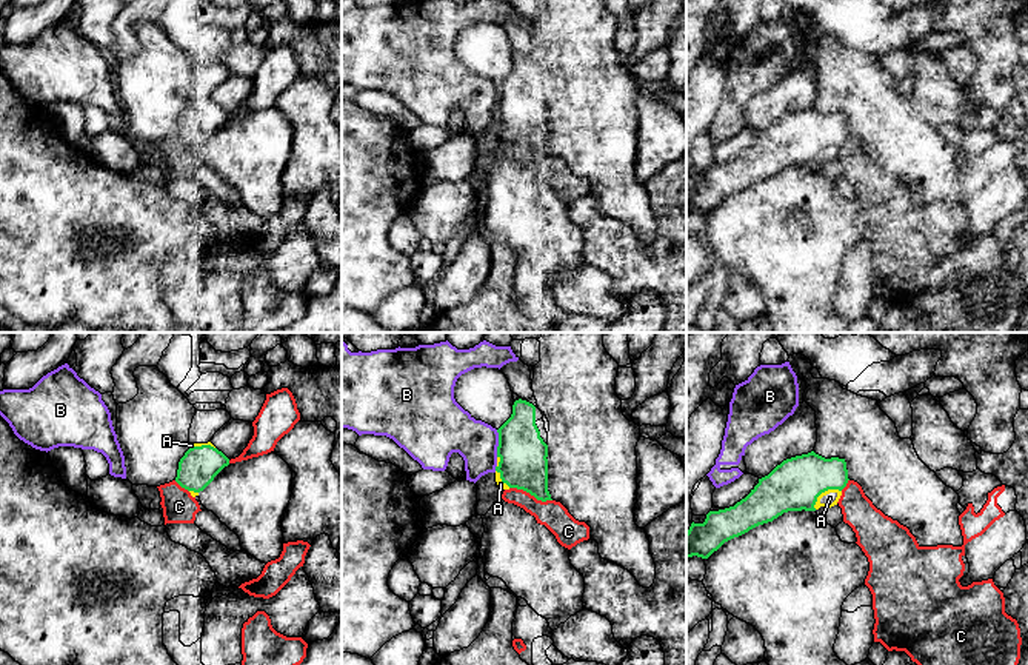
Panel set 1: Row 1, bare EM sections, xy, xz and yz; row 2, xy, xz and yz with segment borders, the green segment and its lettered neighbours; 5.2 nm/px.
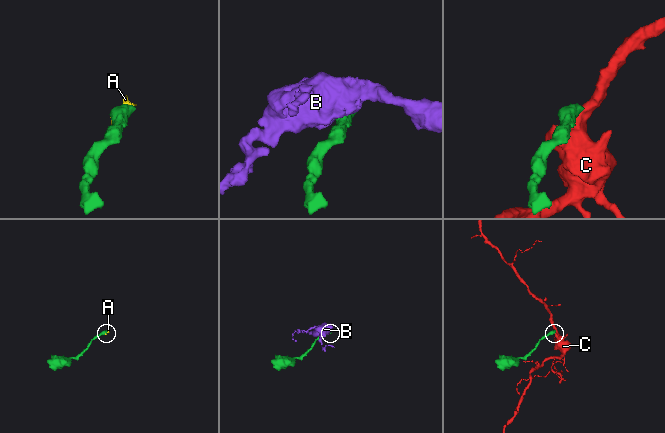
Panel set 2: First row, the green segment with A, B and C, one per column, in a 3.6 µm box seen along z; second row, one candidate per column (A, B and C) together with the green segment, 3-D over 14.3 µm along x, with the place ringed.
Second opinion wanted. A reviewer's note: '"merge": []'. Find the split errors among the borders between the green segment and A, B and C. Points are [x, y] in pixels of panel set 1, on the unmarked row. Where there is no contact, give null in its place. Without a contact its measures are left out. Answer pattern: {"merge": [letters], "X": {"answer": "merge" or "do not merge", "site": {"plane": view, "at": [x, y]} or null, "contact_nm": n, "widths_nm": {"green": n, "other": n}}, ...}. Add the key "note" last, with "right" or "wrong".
{"merge": ["A"], "A": {"answer": "merge", "site": {"plane": "yz", "at": [824, 147]}, "contact_nm": 180, "widths_nm": {"green": 260, "other": 90}}, "B": {"answer": "do not merge", "site": {"plane": "xz", "at": [499, 99]}, "contact_nm": 140, "widths_nm": {"green": 260, "other": 220}}, "C": {"answer": "do not merge", "site": {"plane": "xz", "at": [531, 150]}, "contact_nm": 240, "widths_nm": {"green": 260, "other": 150}}, "note": "wrong"}

